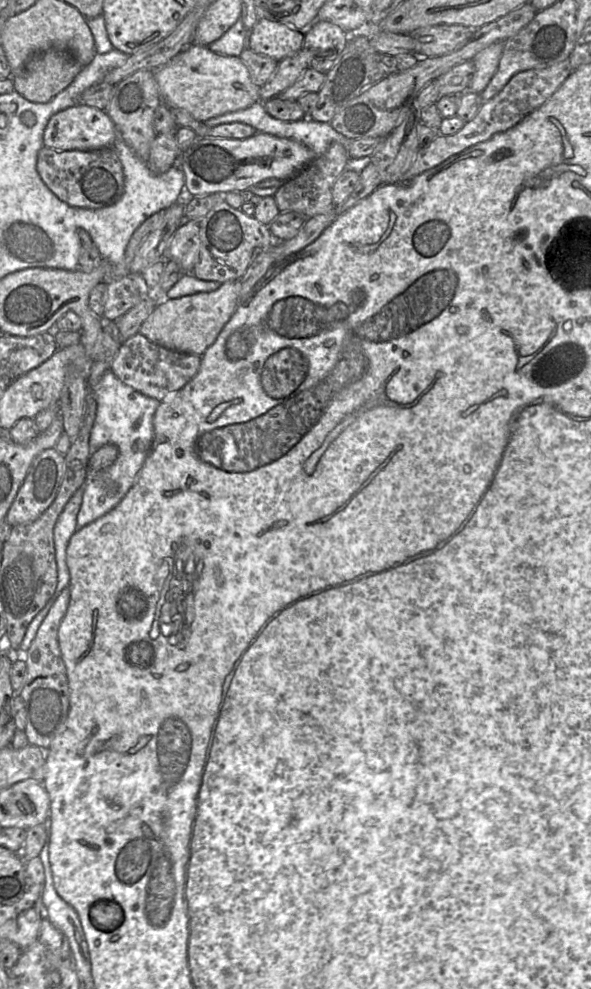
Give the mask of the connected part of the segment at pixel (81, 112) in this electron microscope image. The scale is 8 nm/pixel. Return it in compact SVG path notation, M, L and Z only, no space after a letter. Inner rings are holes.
M77 104L57 112L50 118L43 134L43 145L58 151L97 150L113 147L116 134L116 127L105 111Z

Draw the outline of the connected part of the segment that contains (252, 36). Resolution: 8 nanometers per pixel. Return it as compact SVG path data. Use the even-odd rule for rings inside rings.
M265 18L259 19L247 37L247 46L255 53L281 61L296 54L304 45L304 31Z

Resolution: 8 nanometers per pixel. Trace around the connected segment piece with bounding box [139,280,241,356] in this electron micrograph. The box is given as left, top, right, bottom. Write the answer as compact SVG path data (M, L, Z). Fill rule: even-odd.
M240 280L225 282L212 292L199 292L177 299L161 300L143 322L139 333L151 342L185 354L202 356L236 310L240 297Z

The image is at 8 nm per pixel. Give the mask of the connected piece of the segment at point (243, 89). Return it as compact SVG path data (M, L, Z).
M191 44L167 64L154 71L161 102L187 111L195 119L206 120L245 109L260 101L260 87L251 79L239 56L225 56L212 52L207 46Z

